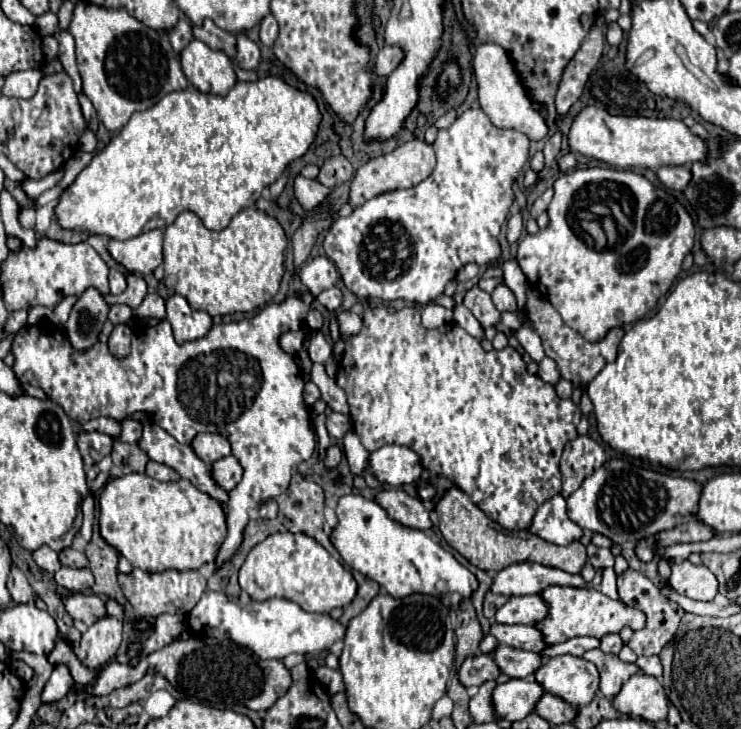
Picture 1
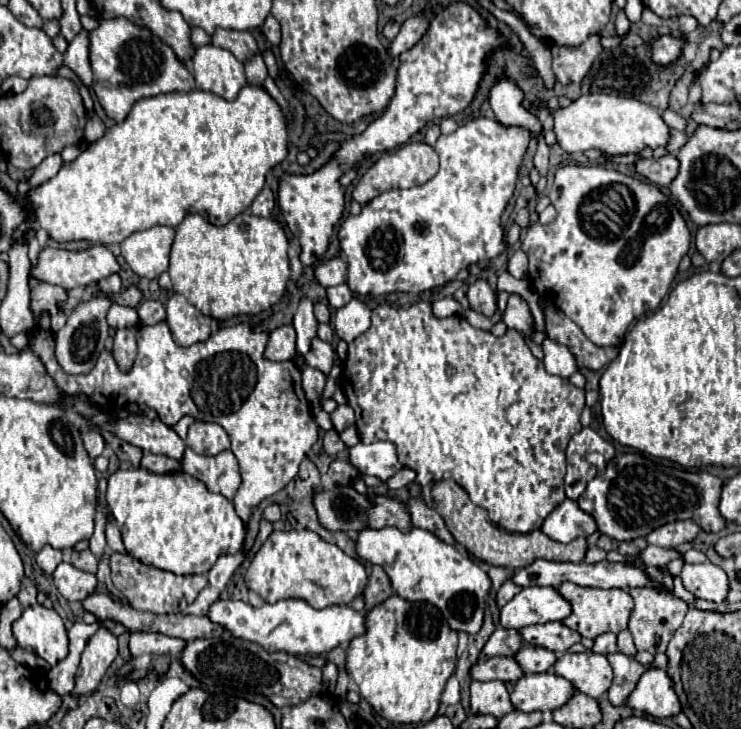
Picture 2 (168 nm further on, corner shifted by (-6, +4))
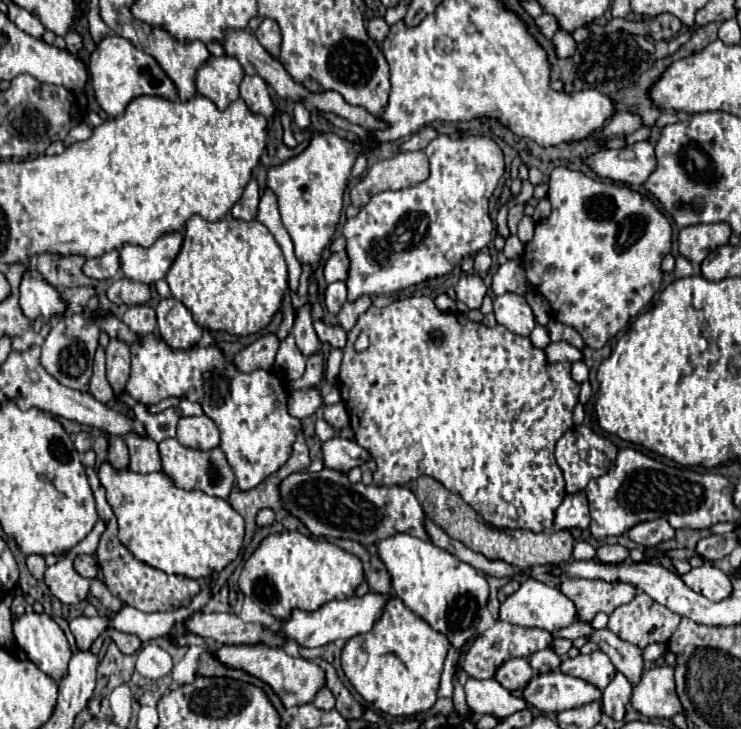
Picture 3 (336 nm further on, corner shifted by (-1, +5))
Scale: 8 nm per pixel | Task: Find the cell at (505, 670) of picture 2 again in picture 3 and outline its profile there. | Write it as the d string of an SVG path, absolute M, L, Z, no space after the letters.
M514 657L514 659L508 659L506 663L502 663L496 673L494 673L494 679L506 687L508 691L514 691L514 689L522 689L526 687L526 683L530 681L532 677L532 667L528 665L526 659L522 657Z

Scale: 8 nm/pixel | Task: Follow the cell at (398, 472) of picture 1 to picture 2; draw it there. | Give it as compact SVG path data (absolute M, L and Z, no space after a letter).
M359 442L349 448L349 462L363 476L371 474L381 480L387 480L397 470L401 470L395 446L391 442L373 442L373 444Z

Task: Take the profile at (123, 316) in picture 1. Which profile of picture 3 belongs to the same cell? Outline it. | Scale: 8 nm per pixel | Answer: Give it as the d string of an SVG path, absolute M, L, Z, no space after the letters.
M126 277L112 281L112 285L108 287L106 293L108 293L108 299L116 305L122 305L122 303L124 305L140 305L140 303L146 303L150 299L148 285L130 281Z

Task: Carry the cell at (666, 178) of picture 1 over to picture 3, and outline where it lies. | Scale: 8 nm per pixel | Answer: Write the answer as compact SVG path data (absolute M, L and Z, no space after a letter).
M648 141L628 145L624 149L604 149L586 159L590 169L614 181L622 181L626 185L644 185L646 179L656 169L654 145Z

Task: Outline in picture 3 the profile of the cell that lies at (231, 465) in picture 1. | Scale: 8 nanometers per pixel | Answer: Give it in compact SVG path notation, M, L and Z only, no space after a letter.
M164 439L162 443L158 443L158 449L160 449L160 457L162 457L162 471L168 477L172 477L172 481L178 487L188 489L188 491L200 489L208 495L228 499L228 495L234 487L234 473L220 447L210 449L210 451L196 451L196 449L188 449L184 445L180 445L176 439Z

